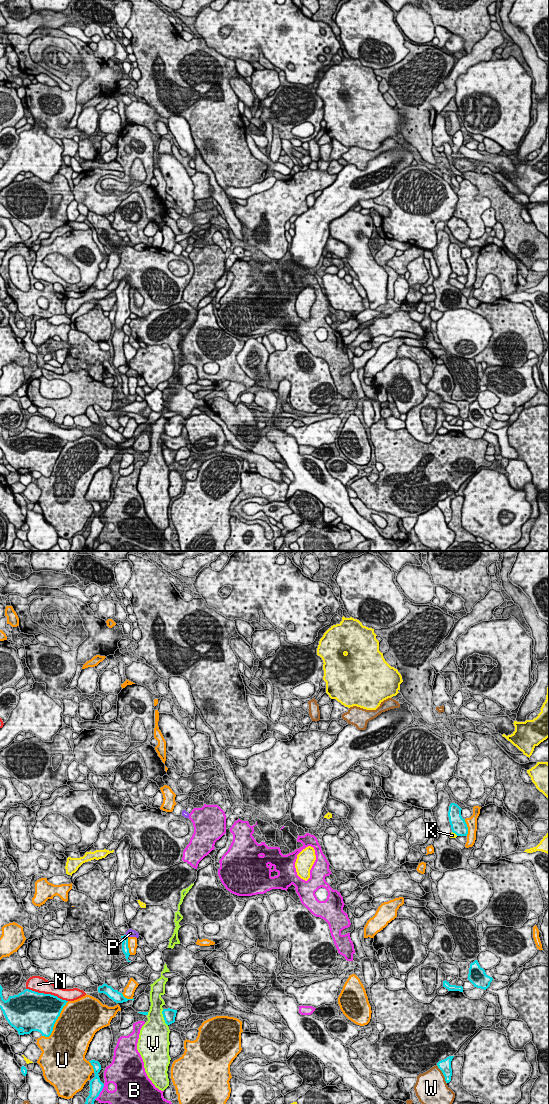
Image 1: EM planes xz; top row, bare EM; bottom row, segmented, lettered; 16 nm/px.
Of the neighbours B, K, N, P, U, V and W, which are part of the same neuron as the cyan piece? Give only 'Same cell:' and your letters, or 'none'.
Same cell: none

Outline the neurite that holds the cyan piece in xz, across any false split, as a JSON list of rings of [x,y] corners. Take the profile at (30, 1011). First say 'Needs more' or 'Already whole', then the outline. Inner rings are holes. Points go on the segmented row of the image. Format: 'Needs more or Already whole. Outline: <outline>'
Already whole. Outline: [[[0,985],[0,1008],[19,1035],[38,1031],[49,1037],[54,1024],[68,1001],[51,994],[38,993],[25,989],[18,995],[9,996],[5,1001]]]

